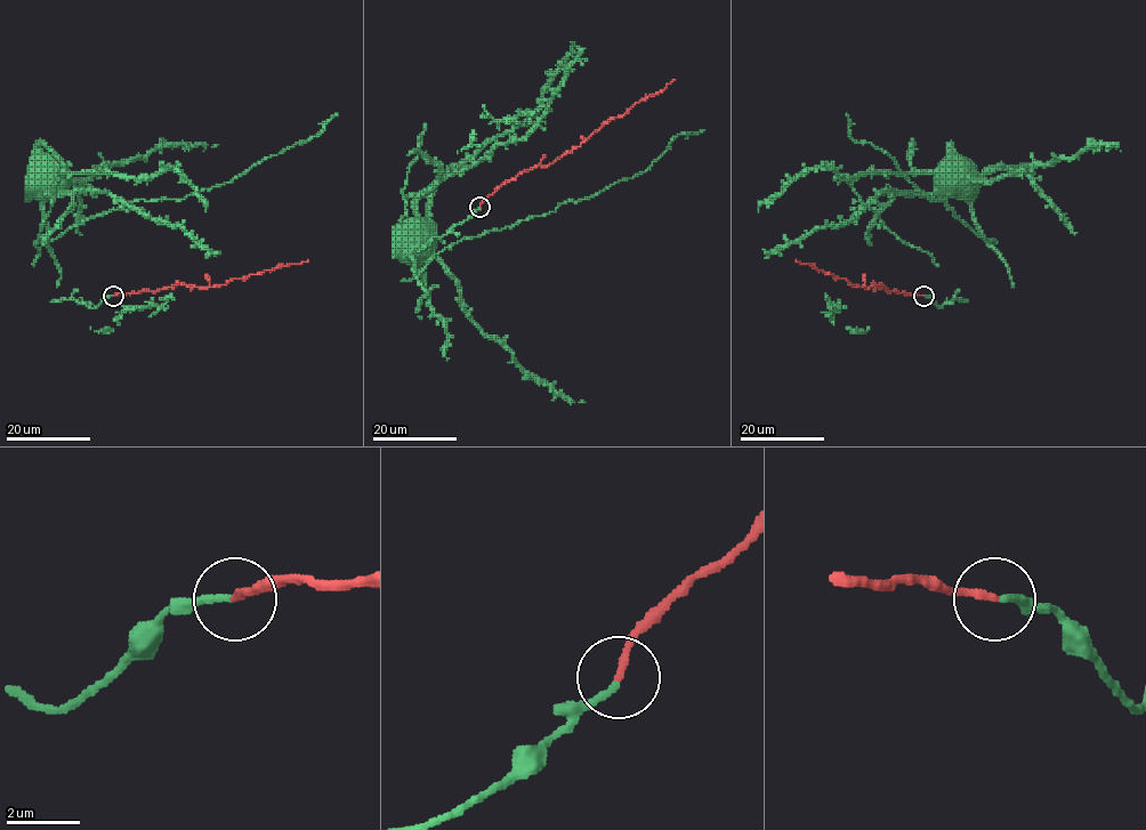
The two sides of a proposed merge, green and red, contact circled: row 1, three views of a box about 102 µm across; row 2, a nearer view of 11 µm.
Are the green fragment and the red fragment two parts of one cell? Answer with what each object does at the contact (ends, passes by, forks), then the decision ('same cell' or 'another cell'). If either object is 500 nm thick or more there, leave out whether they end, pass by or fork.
green ends there; red ends there; same cell

